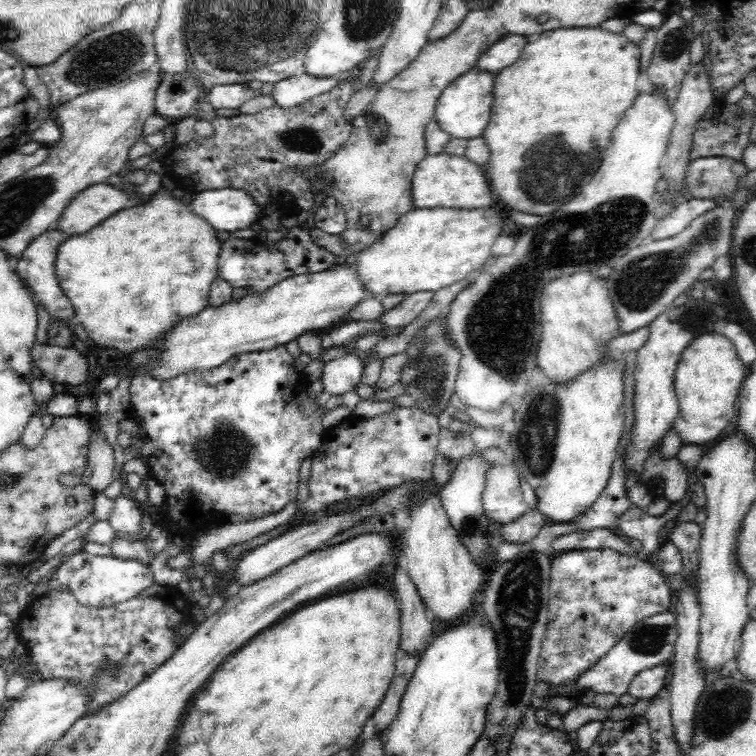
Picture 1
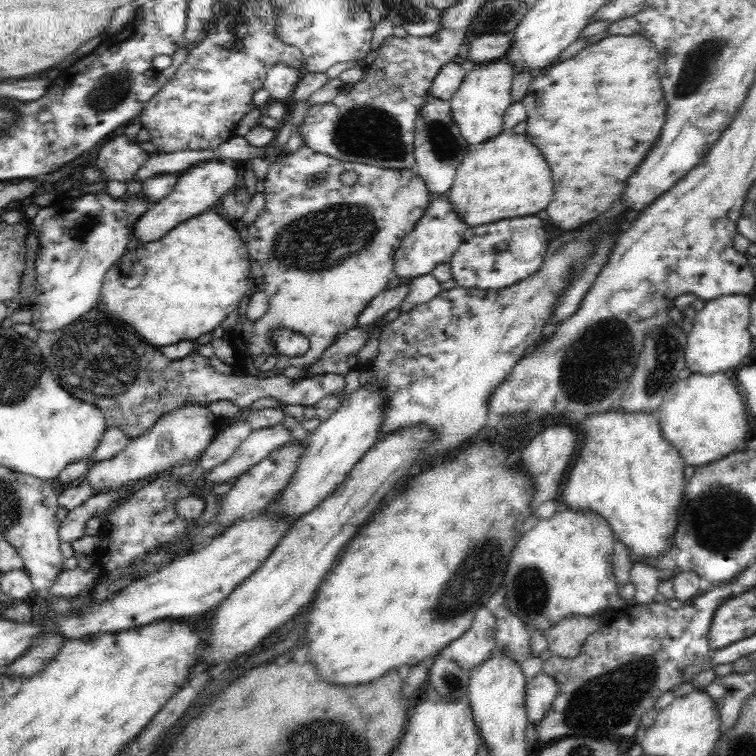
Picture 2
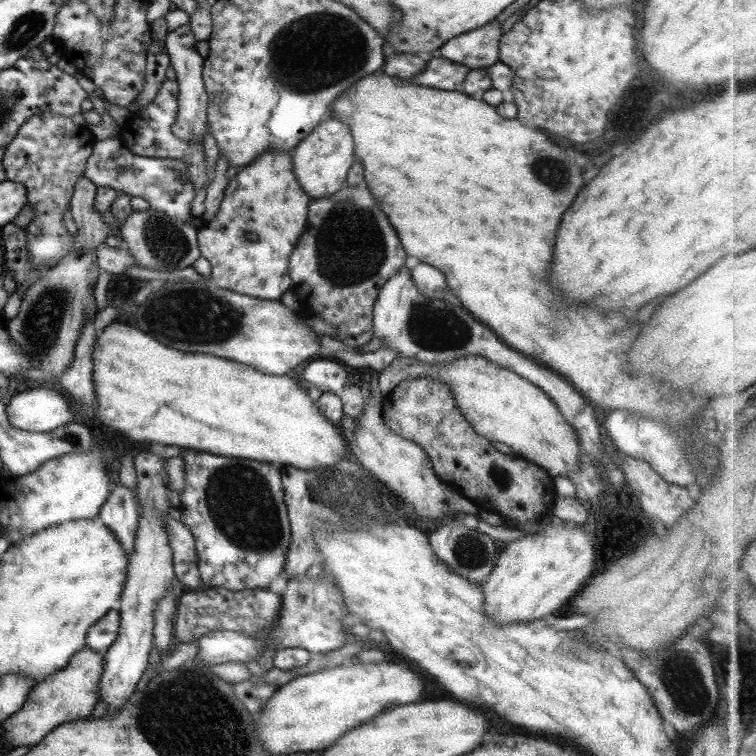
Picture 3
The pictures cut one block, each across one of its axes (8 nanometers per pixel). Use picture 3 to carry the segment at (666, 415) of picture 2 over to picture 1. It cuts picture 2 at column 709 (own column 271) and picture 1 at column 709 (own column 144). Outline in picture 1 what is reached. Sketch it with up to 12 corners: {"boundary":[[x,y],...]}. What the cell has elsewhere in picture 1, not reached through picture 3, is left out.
{"boundary":[[702,334],[675,372],[682,442],[715,441],[748,372],[729,338]]}

